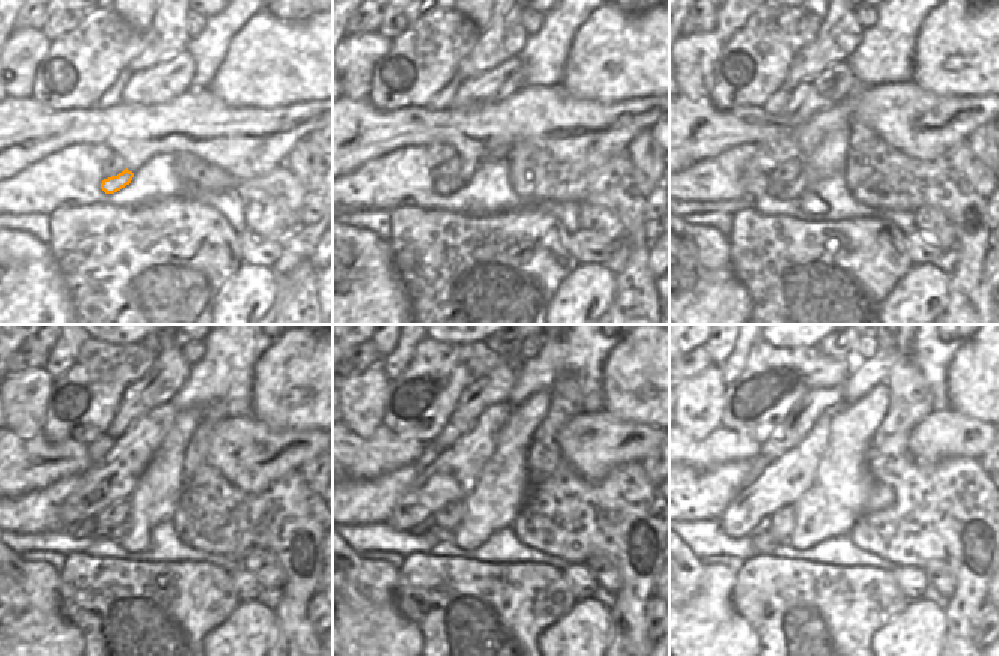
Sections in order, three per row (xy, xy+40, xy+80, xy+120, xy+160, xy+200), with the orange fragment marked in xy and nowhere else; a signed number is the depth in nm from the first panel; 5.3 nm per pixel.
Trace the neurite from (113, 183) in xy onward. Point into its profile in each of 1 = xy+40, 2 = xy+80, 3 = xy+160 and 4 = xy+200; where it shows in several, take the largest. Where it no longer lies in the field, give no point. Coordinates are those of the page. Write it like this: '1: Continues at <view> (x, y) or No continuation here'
1: Continues at xy+40 (444, 186)
2: Continues at xy+80 (782, 191)
3: Continues at xy+160 (435, 533)
4: Continues at xy+200 (765, 544).

